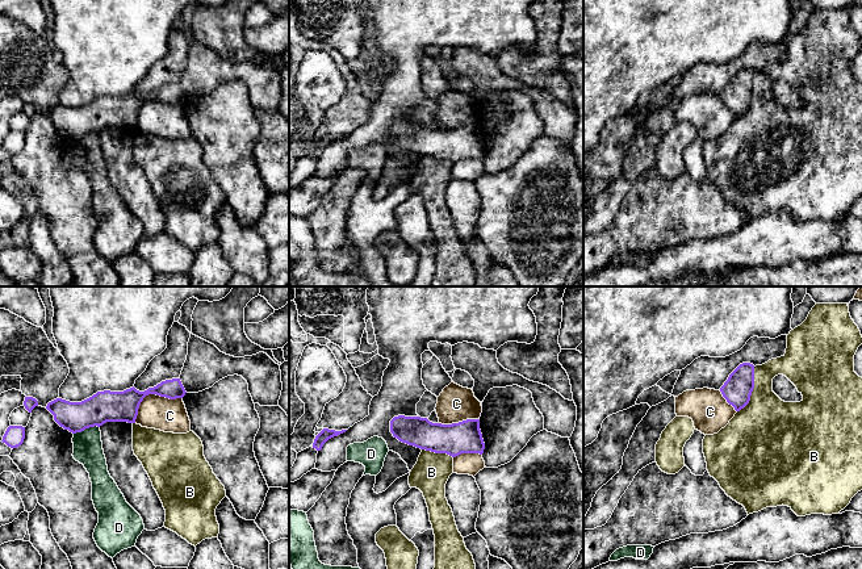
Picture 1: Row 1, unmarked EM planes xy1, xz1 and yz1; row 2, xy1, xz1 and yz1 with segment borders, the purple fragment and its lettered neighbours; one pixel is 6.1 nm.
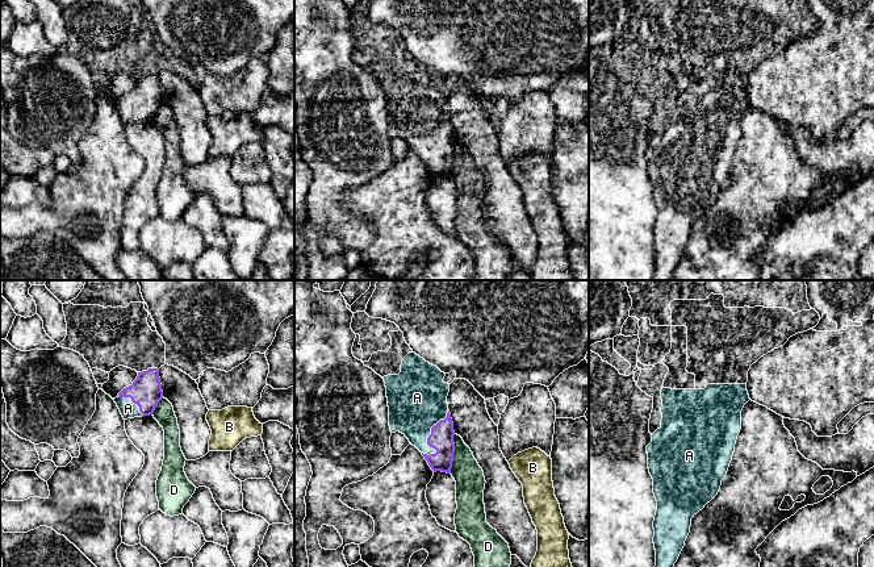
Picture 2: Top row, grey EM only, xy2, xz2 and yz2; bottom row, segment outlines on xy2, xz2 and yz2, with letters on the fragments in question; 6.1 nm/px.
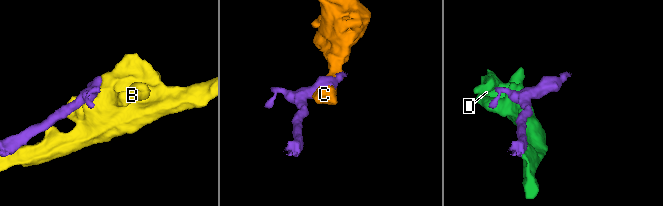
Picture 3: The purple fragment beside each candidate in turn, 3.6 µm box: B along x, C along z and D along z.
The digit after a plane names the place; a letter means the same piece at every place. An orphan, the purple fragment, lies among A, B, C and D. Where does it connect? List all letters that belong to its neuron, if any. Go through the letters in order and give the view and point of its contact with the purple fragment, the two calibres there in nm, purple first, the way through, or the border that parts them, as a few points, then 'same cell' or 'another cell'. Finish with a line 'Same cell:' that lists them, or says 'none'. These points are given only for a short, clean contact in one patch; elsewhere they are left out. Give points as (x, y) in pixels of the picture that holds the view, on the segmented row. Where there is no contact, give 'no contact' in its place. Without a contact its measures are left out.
A: xz2 (429, 437) | 140/360 nm | same cell
B: yz1 (752, 390) | 180/380 nm | along yz1 (754, 367), (754, 388), (750, 400), (737, 411) | another cell
C: xy1 (150, 393) | 190/200 nm | another cell
D: xz2 (452, 454) | 140/180 nm | another cell
Same cell: A

